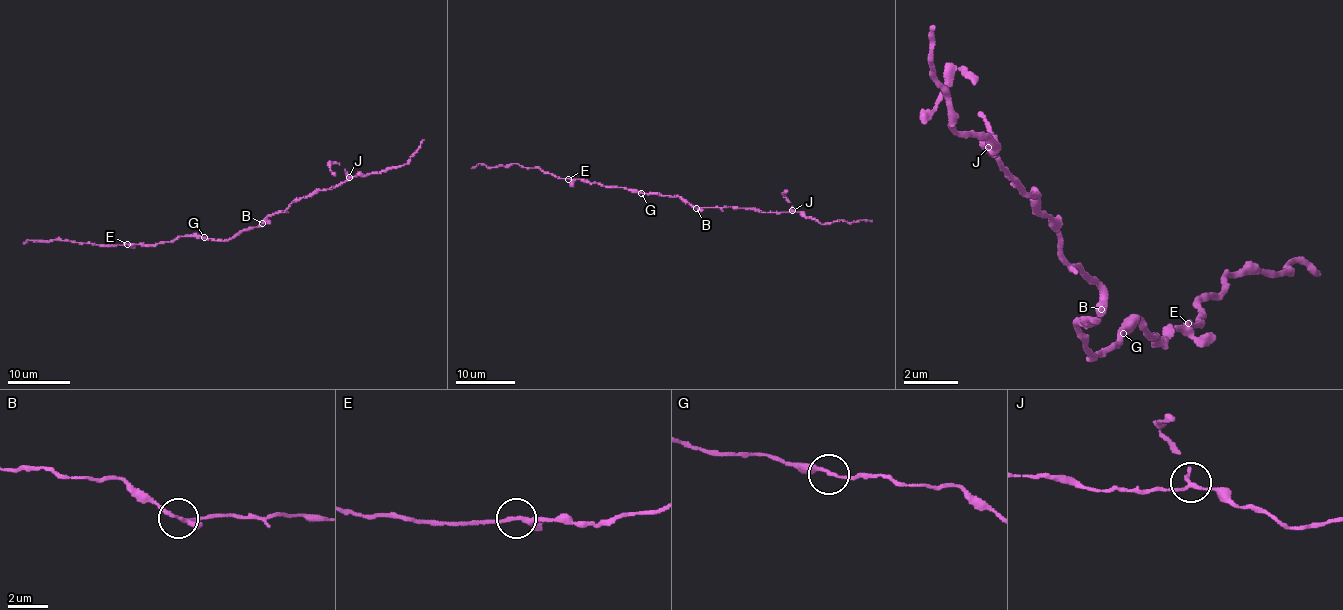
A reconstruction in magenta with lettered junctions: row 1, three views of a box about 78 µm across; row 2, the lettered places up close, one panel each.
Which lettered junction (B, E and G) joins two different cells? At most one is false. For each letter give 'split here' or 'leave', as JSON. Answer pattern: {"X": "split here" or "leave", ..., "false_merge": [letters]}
{"B": "leave", "E": "leave", "G": "leave", "false_merge": []}

